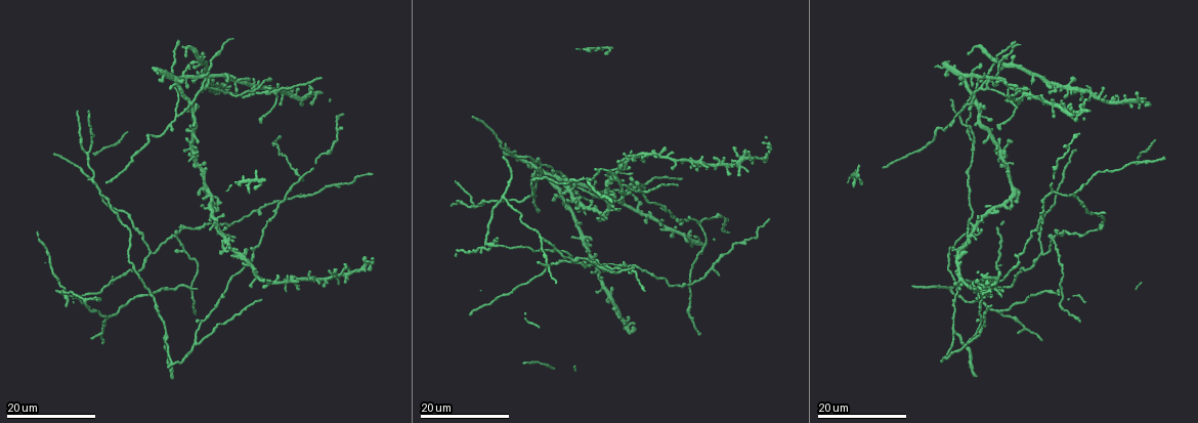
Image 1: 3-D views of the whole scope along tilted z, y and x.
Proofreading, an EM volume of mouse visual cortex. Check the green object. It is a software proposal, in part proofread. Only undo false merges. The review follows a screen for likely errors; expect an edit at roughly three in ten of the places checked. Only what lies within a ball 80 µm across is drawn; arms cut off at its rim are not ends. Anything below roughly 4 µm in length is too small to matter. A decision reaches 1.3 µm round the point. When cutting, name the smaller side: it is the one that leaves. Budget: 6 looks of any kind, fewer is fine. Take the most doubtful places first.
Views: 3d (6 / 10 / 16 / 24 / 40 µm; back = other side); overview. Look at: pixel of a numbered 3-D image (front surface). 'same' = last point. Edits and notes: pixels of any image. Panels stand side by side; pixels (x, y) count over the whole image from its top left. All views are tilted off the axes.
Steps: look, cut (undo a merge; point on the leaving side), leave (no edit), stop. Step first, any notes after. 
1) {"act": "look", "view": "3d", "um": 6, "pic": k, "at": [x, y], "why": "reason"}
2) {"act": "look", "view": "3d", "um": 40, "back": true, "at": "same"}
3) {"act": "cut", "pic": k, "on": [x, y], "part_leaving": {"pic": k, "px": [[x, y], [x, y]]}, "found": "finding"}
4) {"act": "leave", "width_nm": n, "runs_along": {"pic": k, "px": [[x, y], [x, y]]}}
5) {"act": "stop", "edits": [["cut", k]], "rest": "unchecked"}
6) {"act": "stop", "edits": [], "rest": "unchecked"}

{"act": "look", "view": "3d", "um": 24, "pic": 1, "at": [175, 238], "why": "four arms meet"}

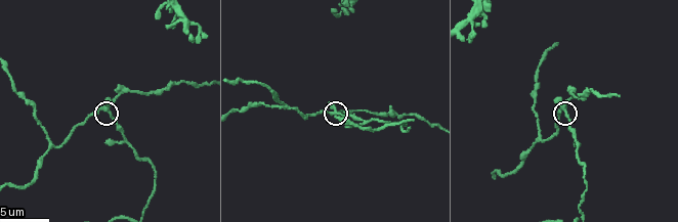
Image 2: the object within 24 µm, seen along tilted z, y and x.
{"act": "look", "view": "3d", "um": 6, "pic": 2, "at": [108, 111]}

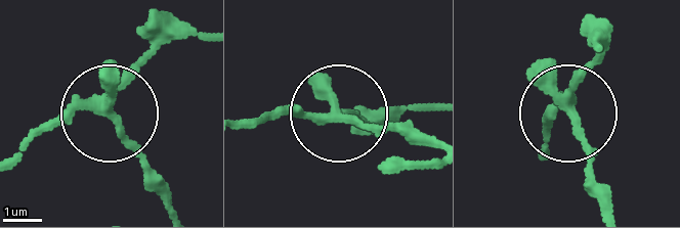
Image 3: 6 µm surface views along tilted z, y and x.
{"act": "cut", "pic": 3, "on": [130, 145], "arms": 4, "found": "a second neuron is stuck on"}

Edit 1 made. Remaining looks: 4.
{"act": "look", "view": "3d", "um": 24, "pic": 1, "at": [177, 115], "why": "side arm on a straight run"}

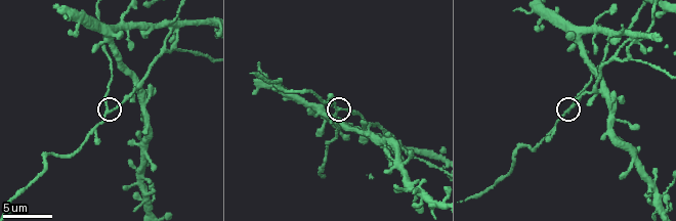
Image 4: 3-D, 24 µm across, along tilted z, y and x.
{"act": "look", "view": "3d", "um": 6, "pic": 4, "at": [338, 108], "why": "zoom in"}

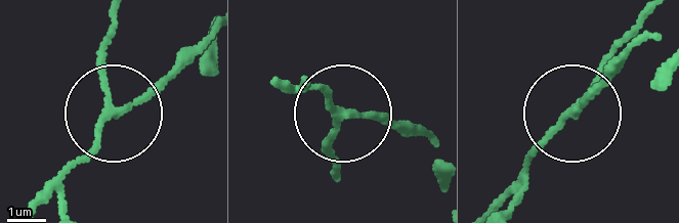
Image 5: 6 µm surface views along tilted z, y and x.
{"act": "leave", "found": "one neuron here"}

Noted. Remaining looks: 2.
{"act": "look", "view": "3d", "um": 24, "pic": 1, "at": [210, 61], "why": "three-way junction"}

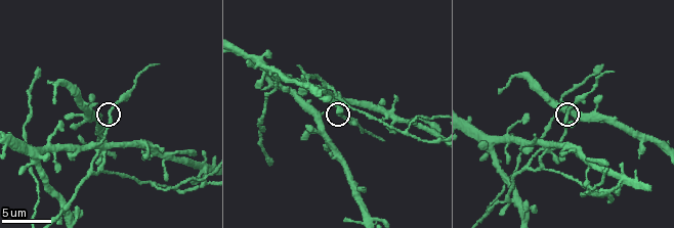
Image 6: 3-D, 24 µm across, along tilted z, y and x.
{"act": "look", "view": "3d", "um": 6, "pic": 6, "at": [111, 111]}

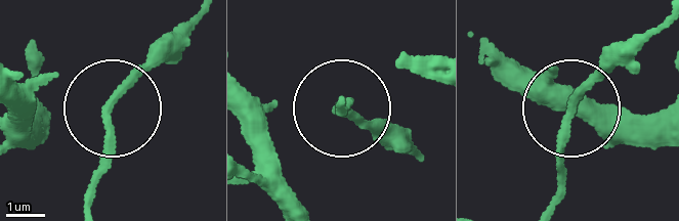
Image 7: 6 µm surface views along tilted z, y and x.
{"act": "leave", "runs_along": {"pic": 7, "px": [[547, 205], [562, 176], [566, 119], [610, 49]]}, "found": "continuous, no second neuron"}

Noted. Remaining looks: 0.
{"act": "stop", "edits": [["cut", 3]], "rest": "unchecked"}

